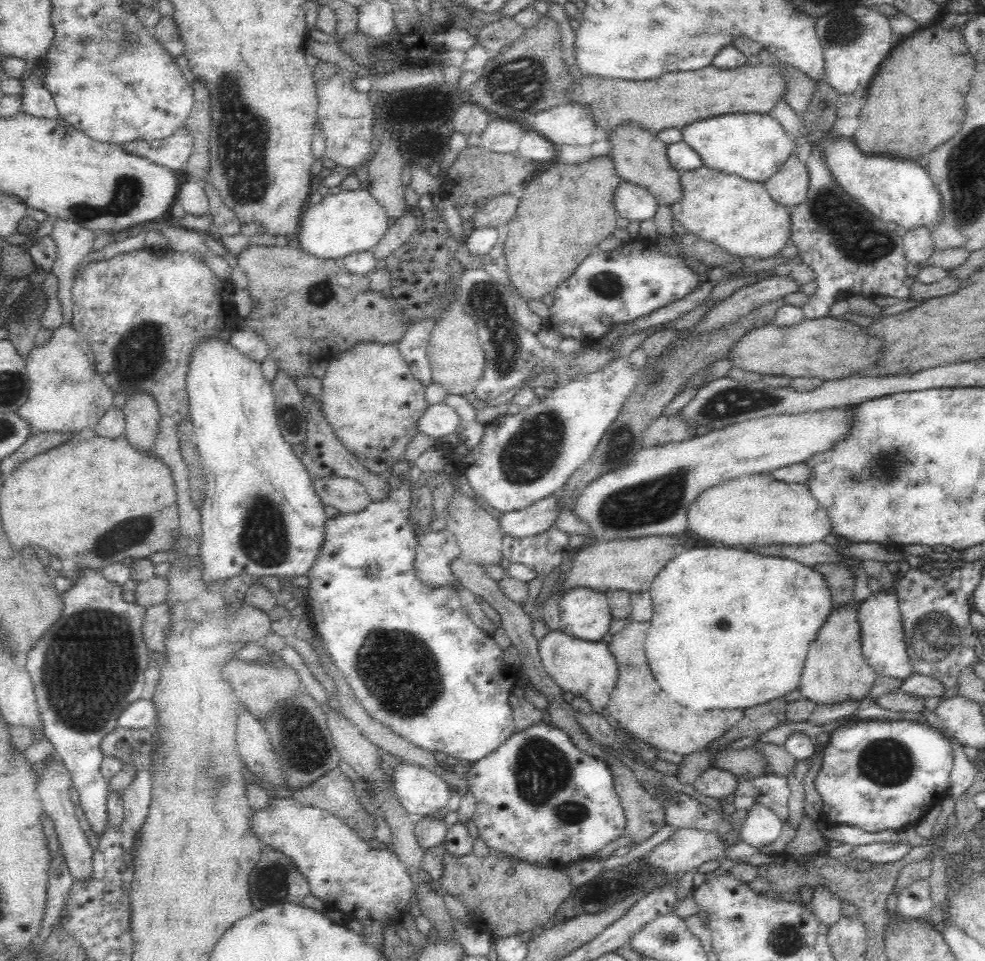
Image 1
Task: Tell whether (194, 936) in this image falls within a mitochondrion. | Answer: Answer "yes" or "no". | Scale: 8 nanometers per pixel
no

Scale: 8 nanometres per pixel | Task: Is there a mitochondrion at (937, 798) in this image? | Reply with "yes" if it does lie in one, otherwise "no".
no

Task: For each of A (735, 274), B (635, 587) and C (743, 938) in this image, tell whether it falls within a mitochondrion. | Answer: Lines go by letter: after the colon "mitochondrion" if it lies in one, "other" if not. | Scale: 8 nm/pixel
A: other
B: other
C: other

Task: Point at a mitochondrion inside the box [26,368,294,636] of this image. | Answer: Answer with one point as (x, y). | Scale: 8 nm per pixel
(263, 539)

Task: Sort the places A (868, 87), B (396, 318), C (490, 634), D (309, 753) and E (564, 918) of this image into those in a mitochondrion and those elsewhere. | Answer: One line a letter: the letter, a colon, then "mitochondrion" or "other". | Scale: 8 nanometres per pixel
A: other
B: other
C: other
D: mitochondrion
E: other

